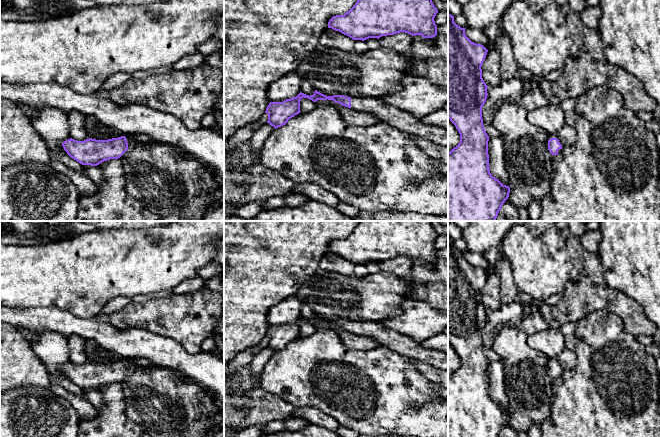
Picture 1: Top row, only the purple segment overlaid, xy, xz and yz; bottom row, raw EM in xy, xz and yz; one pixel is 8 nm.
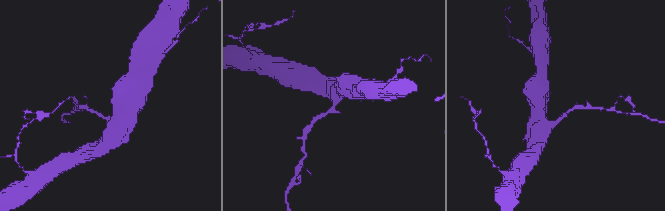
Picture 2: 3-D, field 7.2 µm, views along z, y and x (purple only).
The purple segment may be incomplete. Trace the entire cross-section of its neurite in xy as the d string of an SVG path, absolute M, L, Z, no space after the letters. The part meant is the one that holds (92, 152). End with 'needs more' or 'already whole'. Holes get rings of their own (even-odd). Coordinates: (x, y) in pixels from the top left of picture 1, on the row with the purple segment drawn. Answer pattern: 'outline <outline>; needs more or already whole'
outline M144 134L125 135L108 140L86 139L77 141L72 138L64 141L62 146L67 154L82 165L97 166L100 163L120 158L127 150L139 143L155 140Z; needs more

